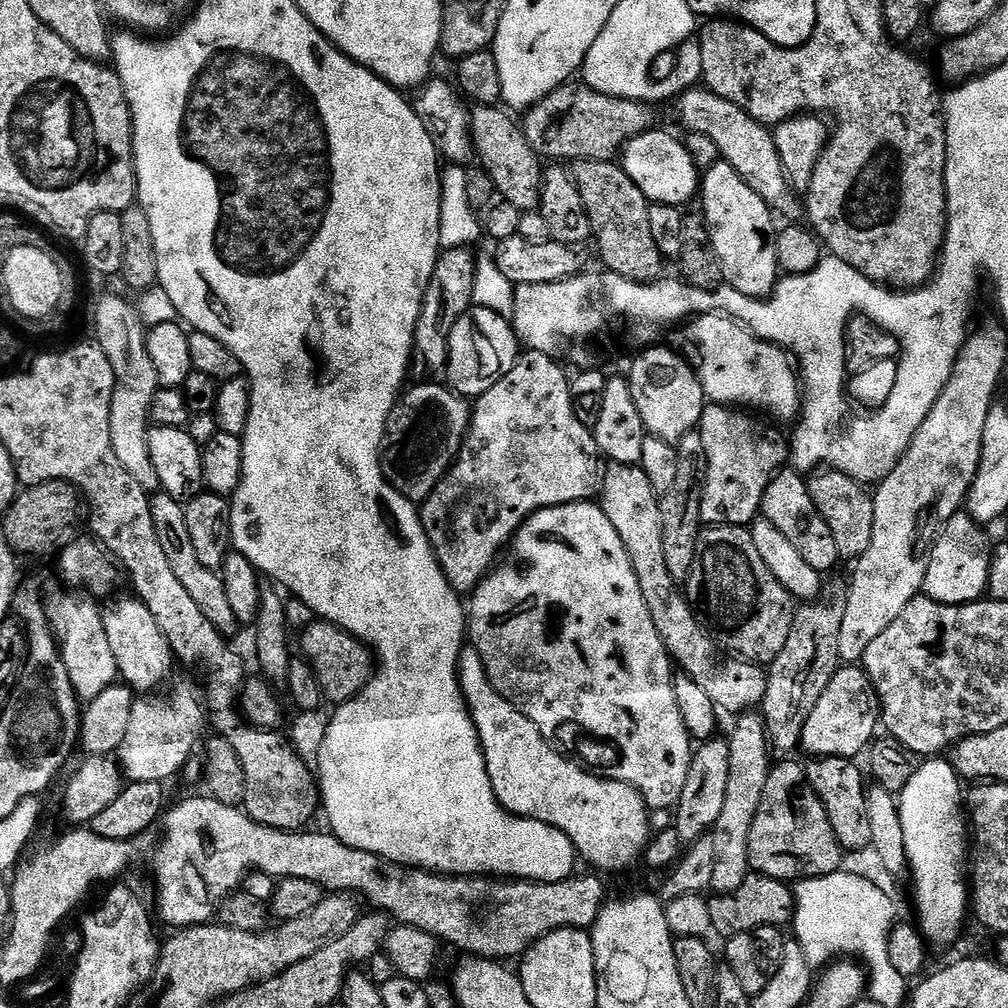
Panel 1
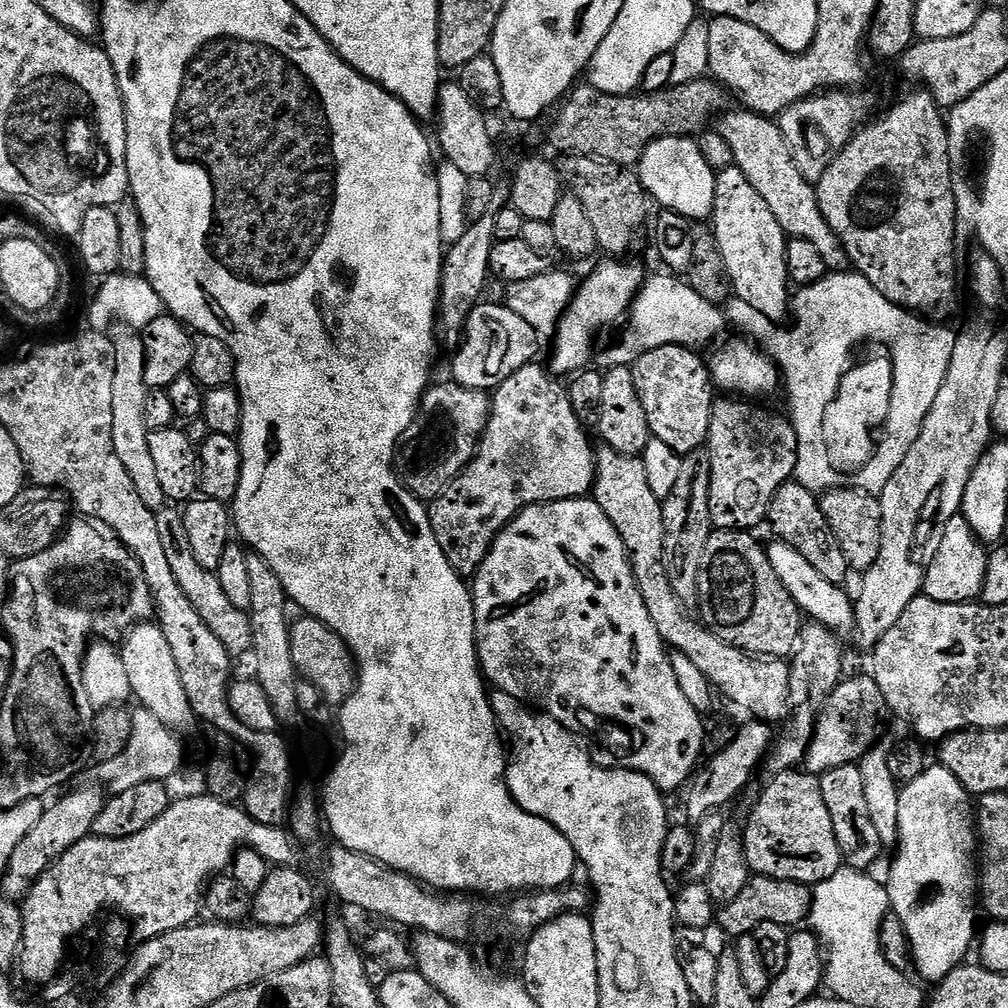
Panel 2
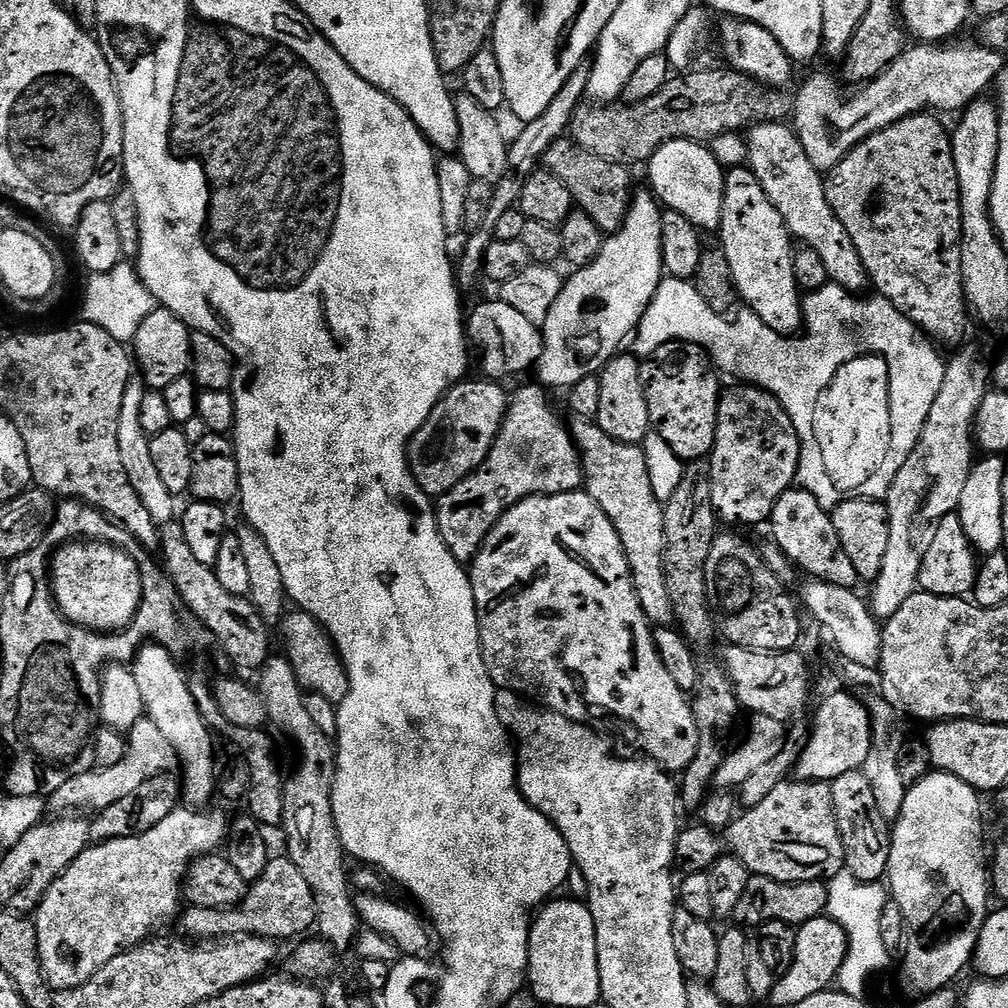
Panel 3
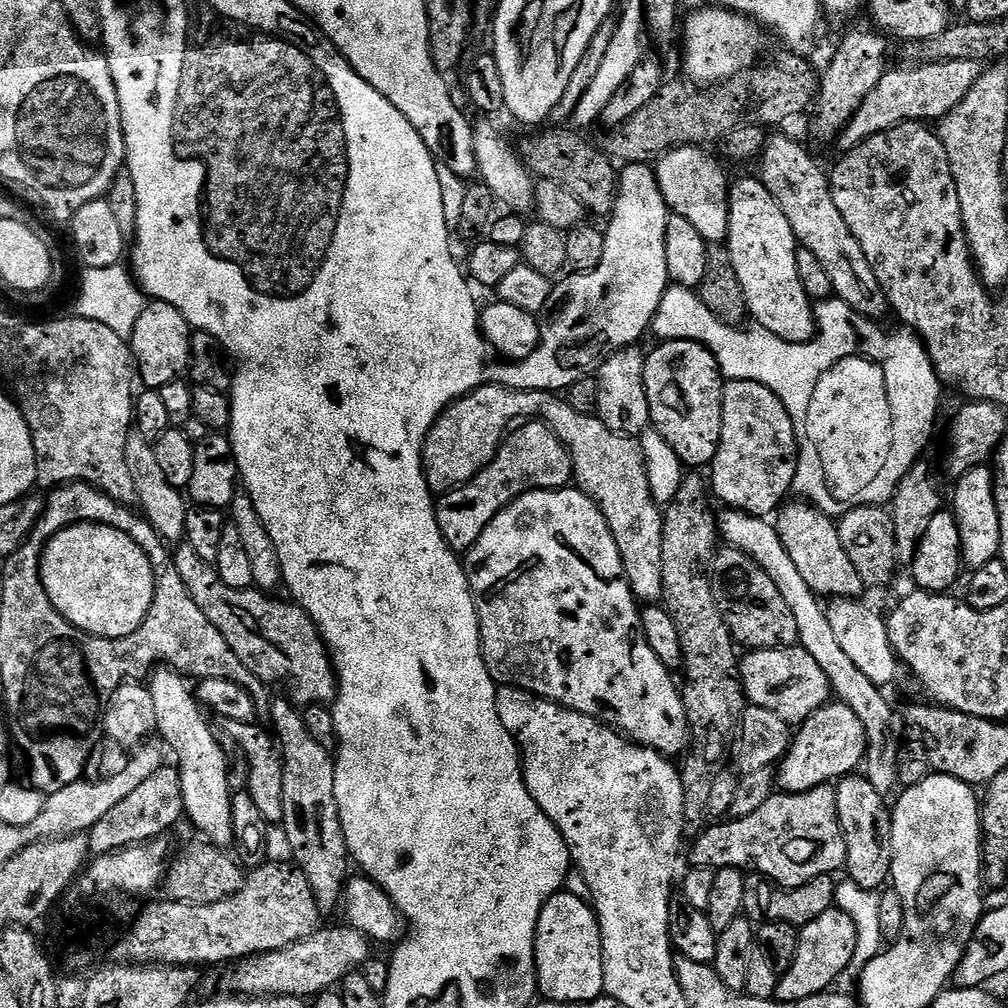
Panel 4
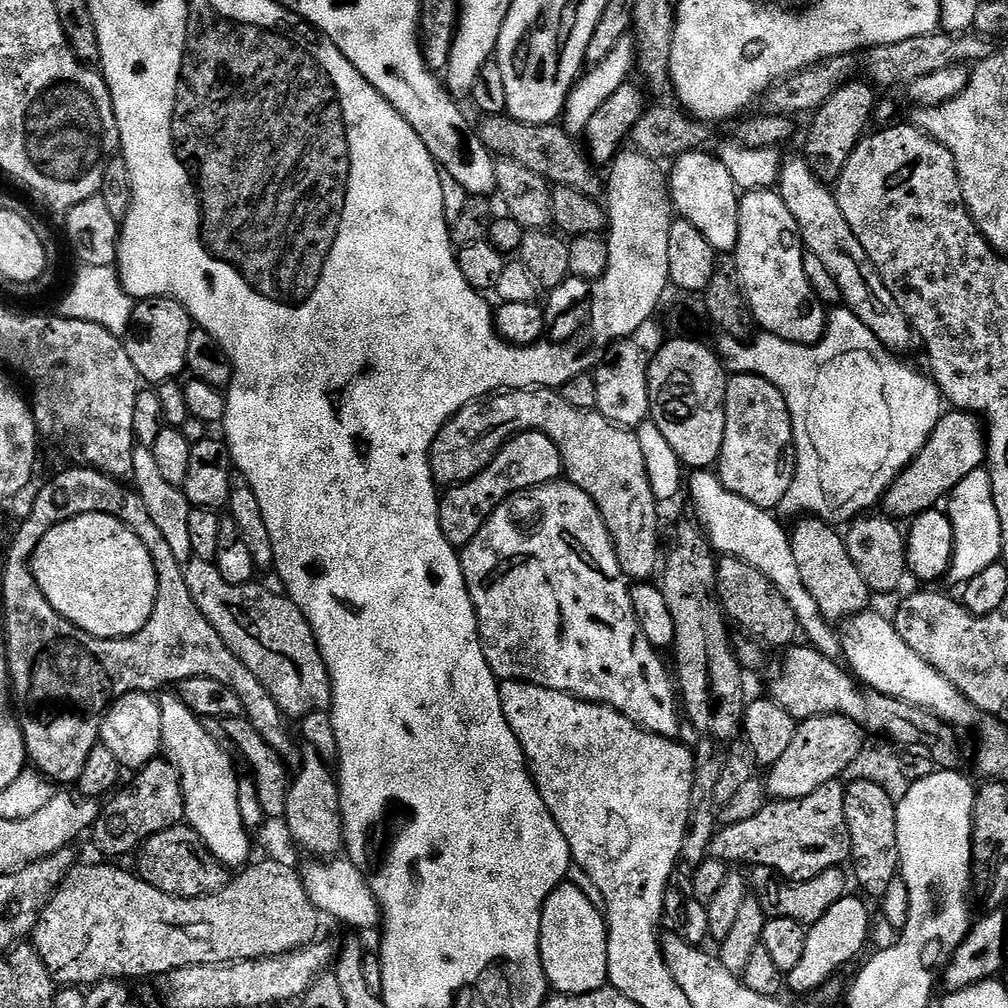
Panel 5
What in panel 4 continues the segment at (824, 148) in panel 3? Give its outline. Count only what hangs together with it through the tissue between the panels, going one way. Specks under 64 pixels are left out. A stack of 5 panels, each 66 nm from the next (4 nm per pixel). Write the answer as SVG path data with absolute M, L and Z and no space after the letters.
M958 60L934 62L933 64L913 63L908 68L889 67L881 76L878 86L864 96L862 106L852 116L852 120L842 129L838 137L840 152L847 154L859 144L883 132L897 128L900 124L913 122L943 121L944 117L956 109L970 94L974 82L978 82L982 71L981 61Z

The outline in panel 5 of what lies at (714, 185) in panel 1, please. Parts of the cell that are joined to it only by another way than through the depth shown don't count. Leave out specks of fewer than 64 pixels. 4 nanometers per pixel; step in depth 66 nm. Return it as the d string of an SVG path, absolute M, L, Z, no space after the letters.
M748 190L740 196L740 239L736 241L735 275L744 289L744 297L748 299L748 309L752 311L753 321L761 324L765 333L780 336L792 344L813 345L824 335L826 327L826 308L814 294L810 282L804 277L805 249L796 245L797 226L794 214L786 206L776 190Z

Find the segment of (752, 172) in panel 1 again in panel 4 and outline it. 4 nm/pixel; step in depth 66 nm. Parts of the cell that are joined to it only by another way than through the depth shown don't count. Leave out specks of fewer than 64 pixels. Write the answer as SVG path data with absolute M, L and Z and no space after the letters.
M773 135L763 148L758 160L759 164L759 179L764 181L766 190L770 190L770 194L776 199L776 205L782 210L782 214L786 214L786 222L790 222L797 241L813 252L818 257L818 262L822 262L826 275L830 277L832 291L839 300L846 302L854 310L858 310L858 314L869 318L884 318L880 316L889 315L890 305L886 294L882 290L862 246L858 246L858 238L854 238L850 226L846 226L842 214L838 214L838 206L834 206L829 173L823 172L819 162L798 141L791 140L788 136L774 137Z

